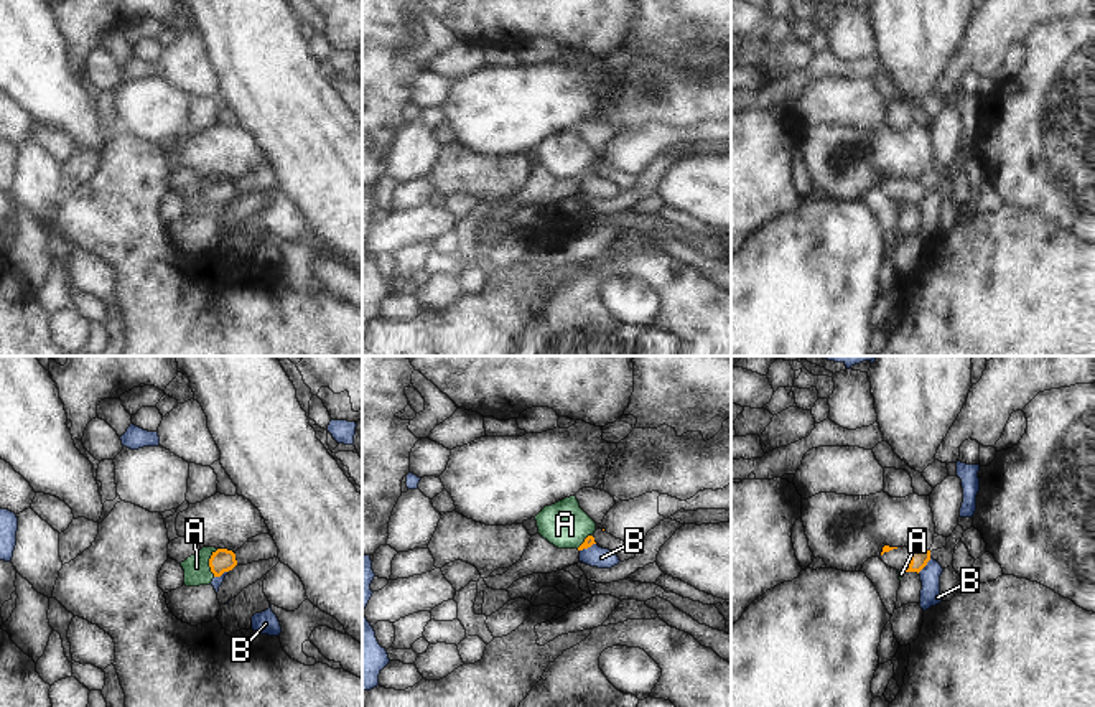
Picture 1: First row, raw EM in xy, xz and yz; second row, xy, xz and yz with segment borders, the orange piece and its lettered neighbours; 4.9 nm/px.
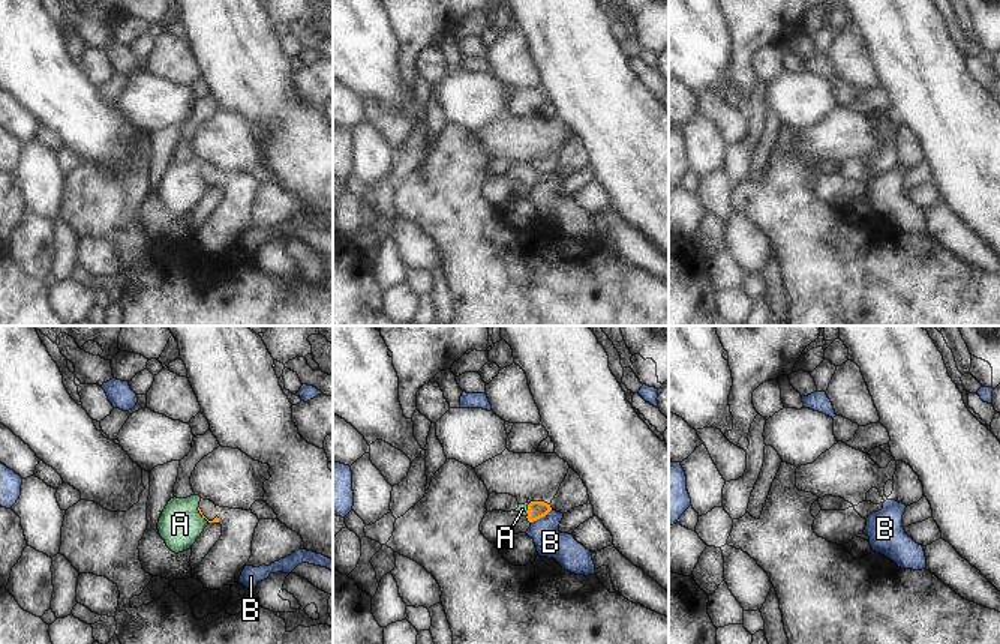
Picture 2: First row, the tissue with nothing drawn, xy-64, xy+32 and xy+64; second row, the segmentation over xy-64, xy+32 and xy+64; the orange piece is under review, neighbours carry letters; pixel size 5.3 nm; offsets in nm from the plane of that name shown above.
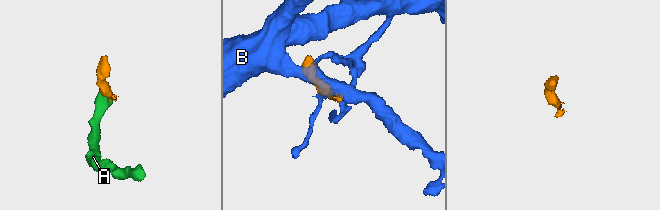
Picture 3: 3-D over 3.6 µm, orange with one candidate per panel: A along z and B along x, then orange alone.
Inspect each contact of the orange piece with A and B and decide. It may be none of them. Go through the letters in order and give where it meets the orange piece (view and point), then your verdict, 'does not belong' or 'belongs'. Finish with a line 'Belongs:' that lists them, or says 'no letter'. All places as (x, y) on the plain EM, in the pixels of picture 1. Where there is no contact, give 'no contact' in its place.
A: xy (209, 193) | does not belong
B: yz (924, 196) | does not belong
Belongs: no letter

